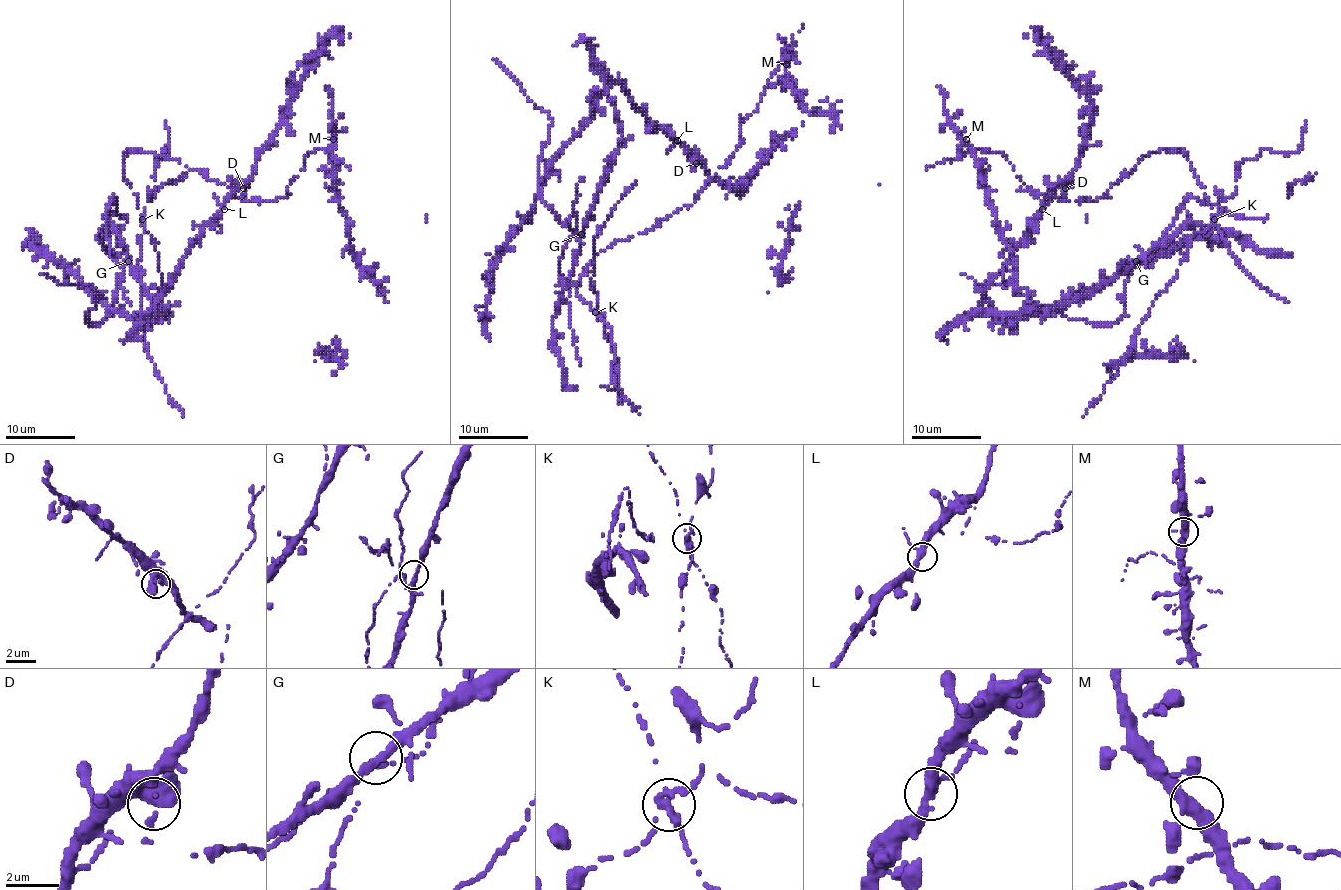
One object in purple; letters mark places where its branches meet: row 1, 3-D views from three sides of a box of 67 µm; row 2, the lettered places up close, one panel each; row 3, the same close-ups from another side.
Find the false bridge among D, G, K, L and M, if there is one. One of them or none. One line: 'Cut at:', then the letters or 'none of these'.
Cut at: K

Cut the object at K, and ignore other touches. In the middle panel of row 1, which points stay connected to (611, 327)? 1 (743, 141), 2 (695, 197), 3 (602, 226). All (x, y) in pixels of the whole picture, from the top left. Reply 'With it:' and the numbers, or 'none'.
With it: 1, 2

